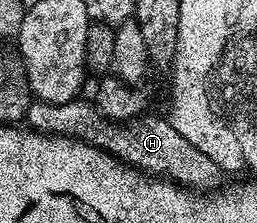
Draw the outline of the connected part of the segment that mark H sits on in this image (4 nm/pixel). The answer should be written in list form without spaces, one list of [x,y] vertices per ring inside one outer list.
[[[79,97],[67,103],[31,102],[26,110],[25,122],[33,130],[44,135],[65,135],[67,139],[80,139],[93,143],[100,151],[106,151],[123,163],[137,167],[143,173],[154,177],[165,177],[187,189],[209,193],[221,188],[224,172],[196,145],[184,141],[170,123],[169,118],[157,119],[151,113],[143,114],[129,121],[115,121],[106,118],[93,102],[85,103]]]

